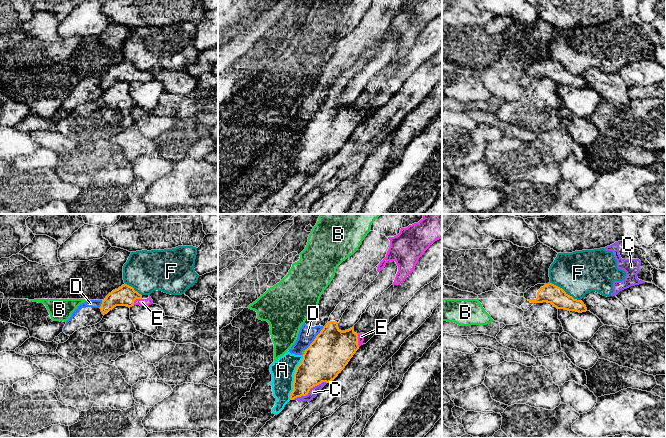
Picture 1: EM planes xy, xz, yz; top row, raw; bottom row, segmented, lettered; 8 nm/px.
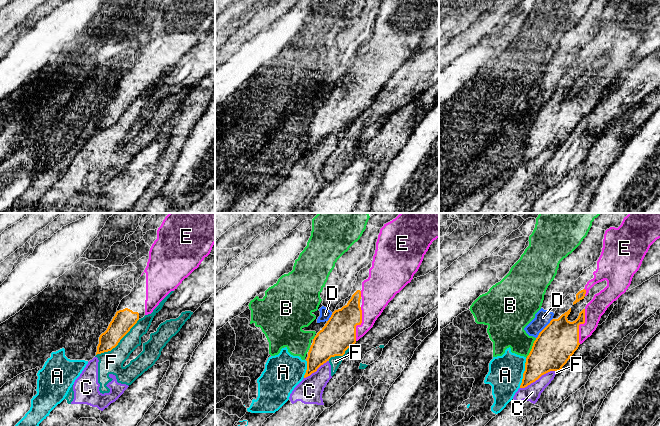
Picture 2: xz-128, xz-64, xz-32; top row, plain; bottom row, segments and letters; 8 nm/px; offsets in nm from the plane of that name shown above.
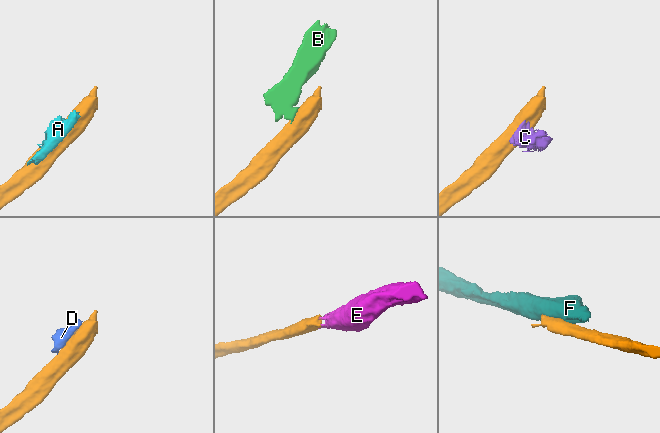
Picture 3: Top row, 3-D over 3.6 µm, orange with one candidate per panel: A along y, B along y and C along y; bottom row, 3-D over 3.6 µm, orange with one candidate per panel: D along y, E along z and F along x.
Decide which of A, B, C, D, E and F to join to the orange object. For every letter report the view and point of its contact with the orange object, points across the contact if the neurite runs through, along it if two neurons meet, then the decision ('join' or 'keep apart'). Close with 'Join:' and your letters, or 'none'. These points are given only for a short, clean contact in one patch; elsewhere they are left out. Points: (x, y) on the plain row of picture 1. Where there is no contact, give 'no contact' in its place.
A: contact xz (294, 154); keep apart
B: contact xz (304, 128); border xz (306, 125), (302, 131); keep apart
C: contact xz (309, 166); border xz (326, 158), (313, 162), (305, 171), (297, 172), (293, 175); keep apart
D: contact xz (315, 114); keep apart
E: contact xz (357, 116); way xz (329, 129), (335, 123), (357, 116), (361, 112); join
F: contact yz (564, 67); keep apart
Join: E

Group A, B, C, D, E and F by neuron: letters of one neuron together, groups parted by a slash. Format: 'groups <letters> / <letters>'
groups A / B / C F / D / E

